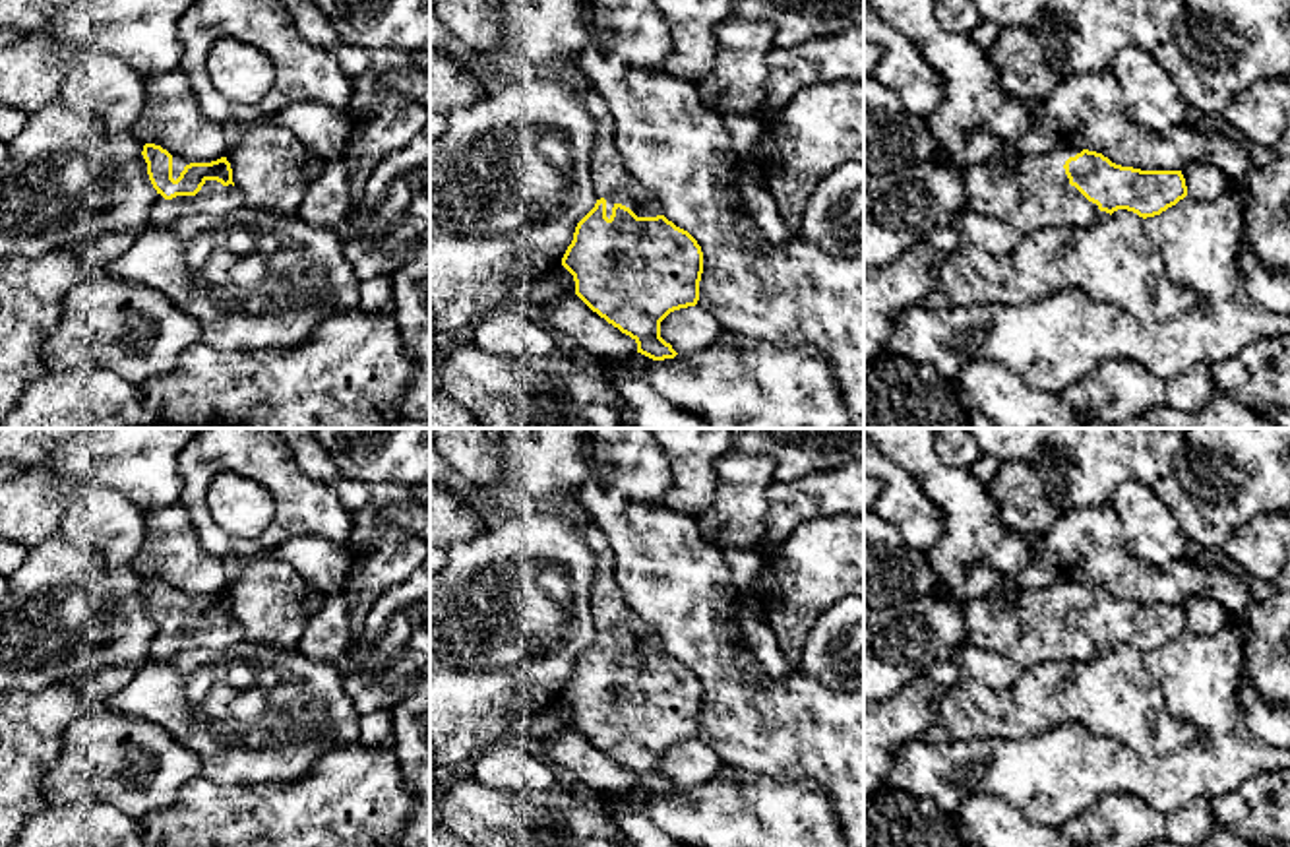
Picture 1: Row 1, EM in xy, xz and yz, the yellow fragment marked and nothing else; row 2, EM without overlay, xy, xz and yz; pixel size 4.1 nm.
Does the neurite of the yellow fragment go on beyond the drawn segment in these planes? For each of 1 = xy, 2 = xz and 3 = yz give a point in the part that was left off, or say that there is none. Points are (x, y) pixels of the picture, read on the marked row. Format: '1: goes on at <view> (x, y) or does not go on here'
1: goes on at xy (214, 198)
2: goes on at xz (611, 179)
3: goes on at yz (1035, 192)

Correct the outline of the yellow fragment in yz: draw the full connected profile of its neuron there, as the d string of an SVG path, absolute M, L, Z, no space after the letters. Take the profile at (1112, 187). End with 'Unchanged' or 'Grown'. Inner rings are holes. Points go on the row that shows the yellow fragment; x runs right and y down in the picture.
M1056 147L1044 155L1021 155L998 173L988 165L972 165L965 173L965 192L968 209L998 217L1025 236L1046 227L1087 227L1118 209L1154 217L1183 200L1187 186L1182 171L1141 171L1116 165L1096 151Z. Grown

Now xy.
M145 143L141 155L157 190L149 225L165 227L188 215L227 215L244 205L227 157L190 163L155 143Z. Grown

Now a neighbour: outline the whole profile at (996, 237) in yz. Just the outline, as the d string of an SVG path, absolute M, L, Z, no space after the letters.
M972 209L961 211L953 227L959 233L961 244L978 246L992 256L1007 256L1021 242L1021 235L1015 227Z

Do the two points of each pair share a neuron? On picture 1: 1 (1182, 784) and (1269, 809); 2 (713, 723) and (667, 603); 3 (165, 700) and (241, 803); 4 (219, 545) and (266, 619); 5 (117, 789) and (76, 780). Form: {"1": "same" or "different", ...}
{"1": "different", "2": "same", "3": "different", "4": "different", "5": "same"}

